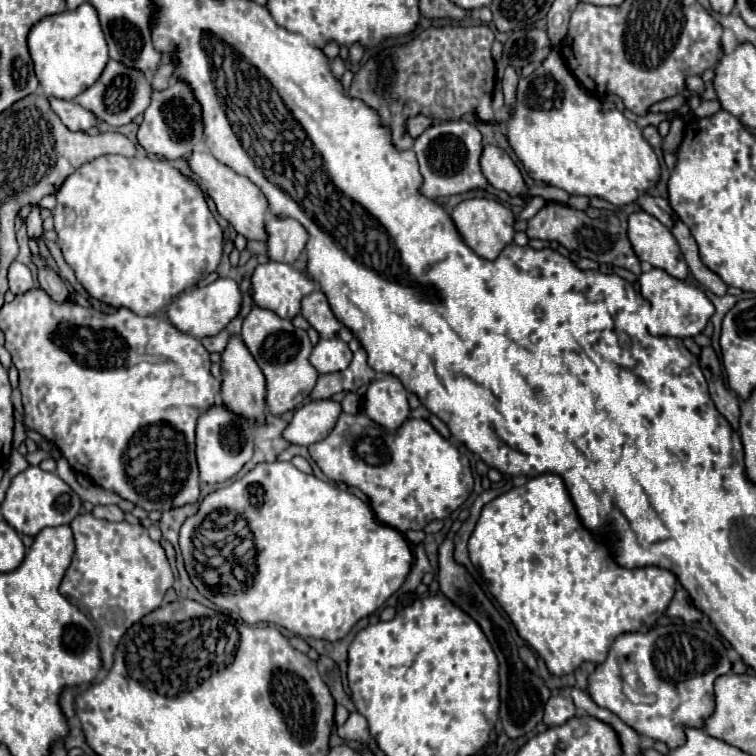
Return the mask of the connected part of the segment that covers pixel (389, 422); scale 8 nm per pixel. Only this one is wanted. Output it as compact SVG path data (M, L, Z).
M384 376L382 380L374 380L366 390L364 412L376 424L388 430L400 428L410 416L406 390L400 384L400 380L396 380L394 376Z

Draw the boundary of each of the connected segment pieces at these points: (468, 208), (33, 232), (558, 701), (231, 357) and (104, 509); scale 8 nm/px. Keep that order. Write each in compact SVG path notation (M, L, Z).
M472 198L466 202L460 202L454 210L452 210L452 220L456 224L458 234L462 236L462 240L466 242L468 248L472 248L480 258L486 260L496 260L496 256L512 244L514 238L514 216L508 208L504 208L502 204L490 200L490 198Z
M34 204L28 218L26 218L26 228L28 228L28 236L32 238L40 238L42 236L42 216L40 216L40 206Z
M556 694L552 696L552 700L548 700L546 708L544 708L544 724L546 726L560 726L566 720L570 720L576 714L574 702L570 696L564 694Z
M232 338L222 352L222 390L220 390L222 406L230 412L258 424L266 424L266 380L260 372L260 366L256 360L252 360L252 354L248 348L244 348L244 342L238 338Z
M96 506L94 512L92 512L96 518L104 518L104 520L110 520L110 522L122 522L126 520L124 518L124 512L118 508L118 506Z

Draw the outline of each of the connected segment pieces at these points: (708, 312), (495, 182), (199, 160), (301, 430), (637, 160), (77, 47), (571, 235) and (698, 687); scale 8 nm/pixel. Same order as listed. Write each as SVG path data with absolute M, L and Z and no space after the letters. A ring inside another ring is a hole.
M652 268L648 272L644 272L639 277L640 290L642 296L650 302L652 310L652 324L650 324L650 334L654 336L676 336L676 338L686 338L686 336L696 336L704 330L704 326L708 324L708 320L714 314L714 306L712 302L706 298L704 290L688 284L680 278L670 276L668 272L660 270L660 268Z
M484 146L482 158L482 172L488 178L488 182L496 190L504 190L510 196L526 194L528 186L518 170L518 166L512 162L512 158L498 146Z
M198 150L192 152L190 166L192 166L194 174L198 174L202 178L210 198L216 202L218 212L234 226L234 230L238 234L242 234L246 240L266 242L268 232L266 232L264 218L268 212L268 200L260 192L260 188L256 188L256 184L252 184L246 176L240 176L240 174L232 172L232 168L228 168L226 164L220 164L210 152L198 152Z
M328 398L308 402L298 408L284 430L284 438L292 444L310 446L324 440L336 426L338 416L342 414L342 404Z
M554 48L540 68L522 78L518 84L518 102L514 114L508 118L508 142L520 158L524 170L534 180L562 188L568 194L598 196L614 206L636 202L660 180L660 162L636 122L628 120L618 110L604 110L594 96L580 88L580 82L568 70L562 54Z
M82 4L74 12L66 10L40 20L28 34L28 48L44 94L62 100L74 100L84 88L90 88L108 62L108 46L92 4Z
M548 202L534 218L528 220L526 234L528 234L528 238L558 242L566 250L576 252L578 256L626 268L626 270L634 272L636 276L640 274L640 260L638 260L638 256L634 254L634 250L630 246L630 240L626 236L626 228L622 226L622 222L616 216L592 220L592 218L586 216L586 212L572 210L572 208L556 204L556 202Z
M670 624L652 628L646 634L628 632L618 636L606 662L598 664L588 676L588 694L598 706L614 712L638 734L660 740L674 750L686 742L684 726L704 728L706 718L714 712L714 682L728 672L732 672L732 662L720 638L686 624ZM620 680L656 696L654 704L630 702L620 694Z

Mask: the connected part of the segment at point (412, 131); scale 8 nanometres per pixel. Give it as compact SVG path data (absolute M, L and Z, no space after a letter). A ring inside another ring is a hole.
M414 116L406 122L406 130L412 138L420 136L428 126L432 126L432 118L428 118L428 116Z

